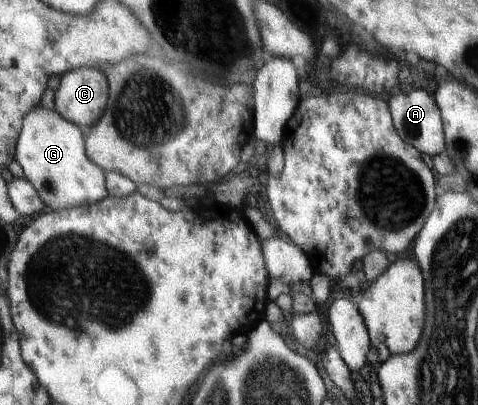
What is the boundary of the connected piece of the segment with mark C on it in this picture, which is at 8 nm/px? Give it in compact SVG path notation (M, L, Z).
M79 68L62 77L56 110L86 132L105 116L110 105L110 79L101 69Z

